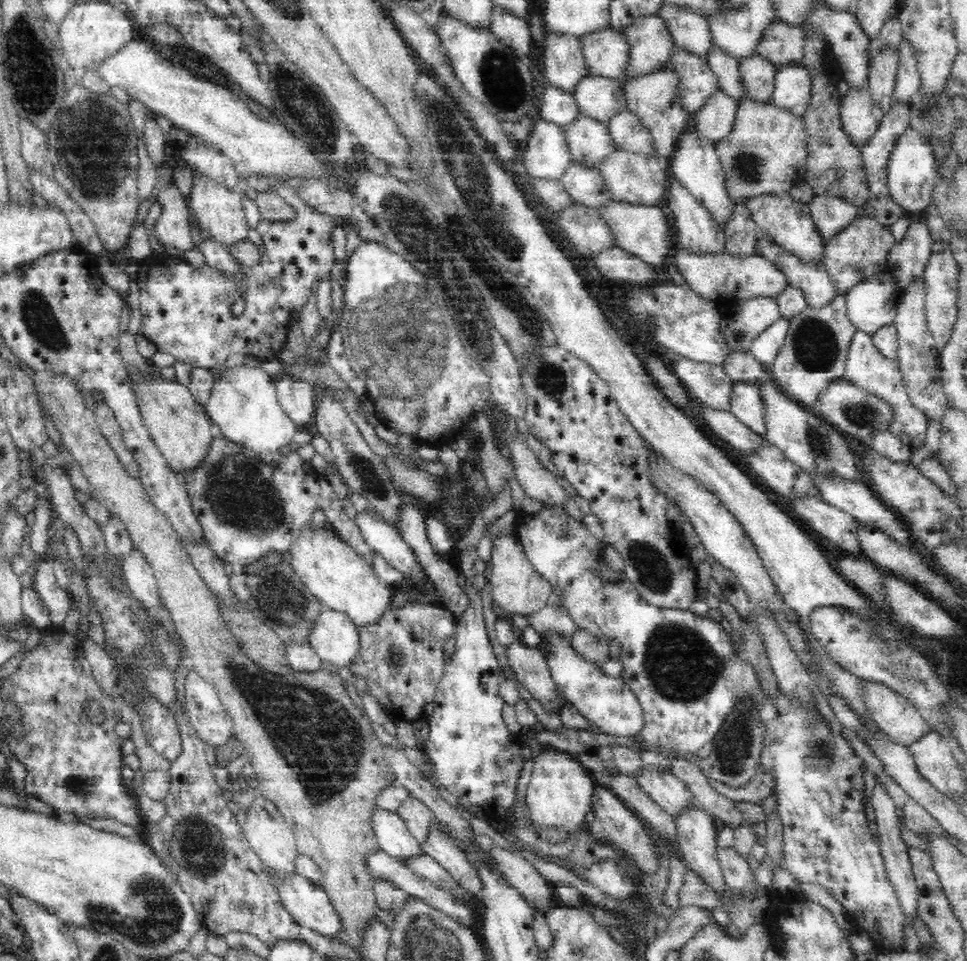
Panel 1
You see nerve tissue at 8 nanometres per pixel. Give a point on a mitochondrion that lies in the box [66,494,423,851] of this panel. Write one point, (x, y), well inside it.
(317, 736)

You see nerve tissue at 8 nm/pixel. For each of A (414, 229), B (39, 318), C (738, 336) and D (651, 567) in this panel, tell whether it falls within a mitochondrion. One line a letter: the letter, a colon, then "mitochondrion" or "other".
A: mitochondrion
B: mitochondrion
C: other
D: mitochondrion

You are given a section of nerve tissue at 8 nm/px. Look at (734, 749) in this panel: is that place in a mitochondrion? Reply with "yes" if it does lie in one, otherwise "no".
yes

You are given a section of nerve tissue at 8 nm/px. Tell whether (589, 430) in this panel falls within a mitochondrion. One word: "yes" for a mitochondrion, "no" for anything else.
no

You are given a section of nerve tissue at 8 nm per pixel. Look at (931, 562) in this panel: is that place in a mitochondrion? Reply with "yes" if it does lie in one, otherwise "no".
no

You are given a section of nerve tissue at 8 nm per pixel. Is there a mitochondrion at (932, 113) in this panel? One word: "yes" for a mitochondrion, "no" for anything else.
yes

